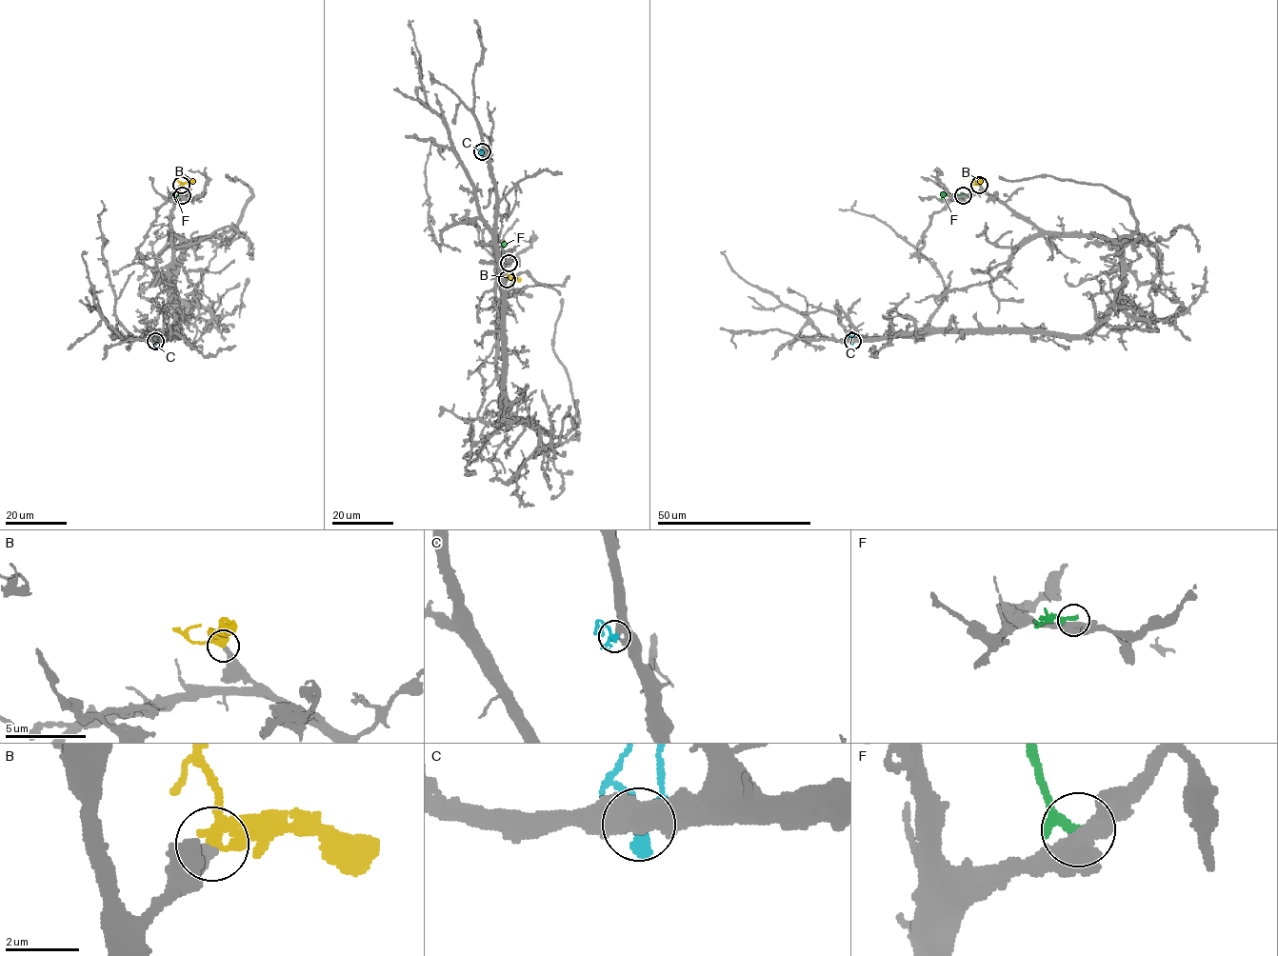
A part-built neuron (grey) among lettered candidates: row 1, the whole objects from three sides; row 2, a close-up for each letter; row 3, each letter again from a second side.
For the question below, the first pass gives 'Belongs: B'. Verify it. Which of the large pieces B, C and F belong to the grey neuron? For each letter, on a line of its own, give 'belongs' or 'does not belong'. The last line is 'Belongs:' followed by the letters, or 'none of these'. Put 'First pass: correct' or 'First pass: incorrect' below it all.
B: belongs
C: does not belong
F: does not belong
Belongs: B
First pass: correct

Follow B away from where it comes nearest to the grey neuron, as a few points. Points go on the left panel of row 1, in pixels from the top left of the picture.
B: (181, 185), (194, 181)

